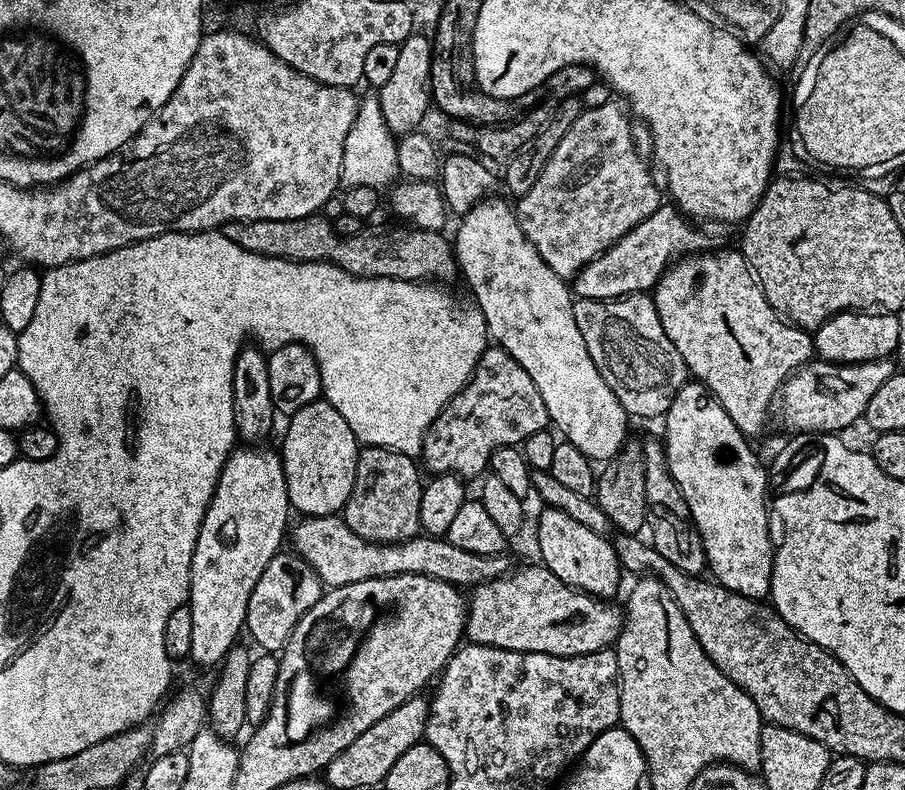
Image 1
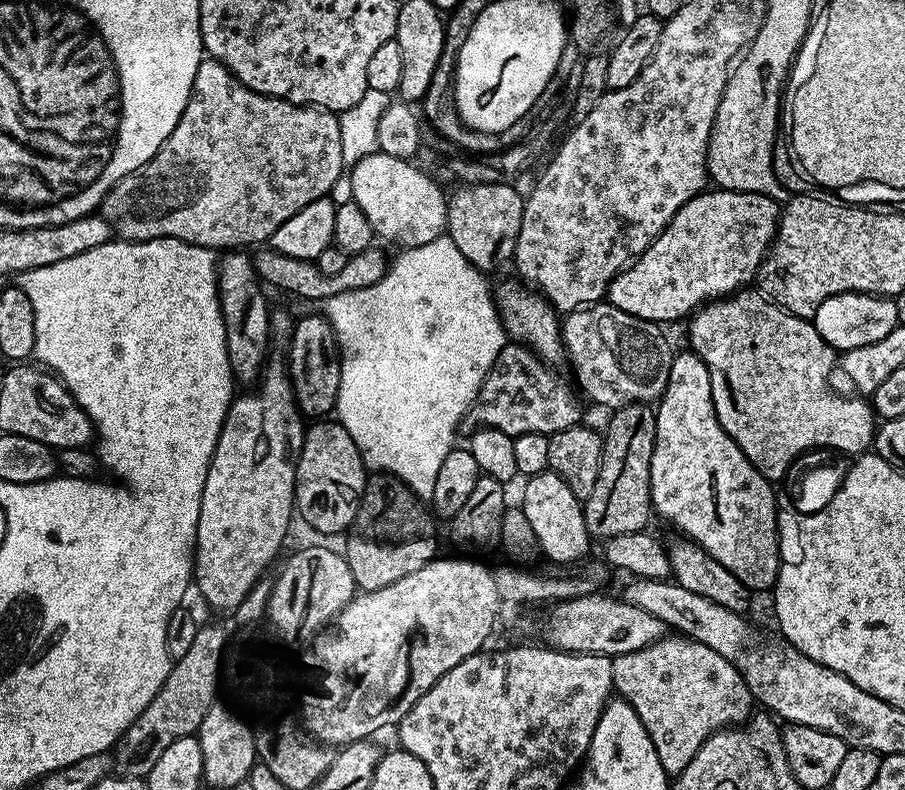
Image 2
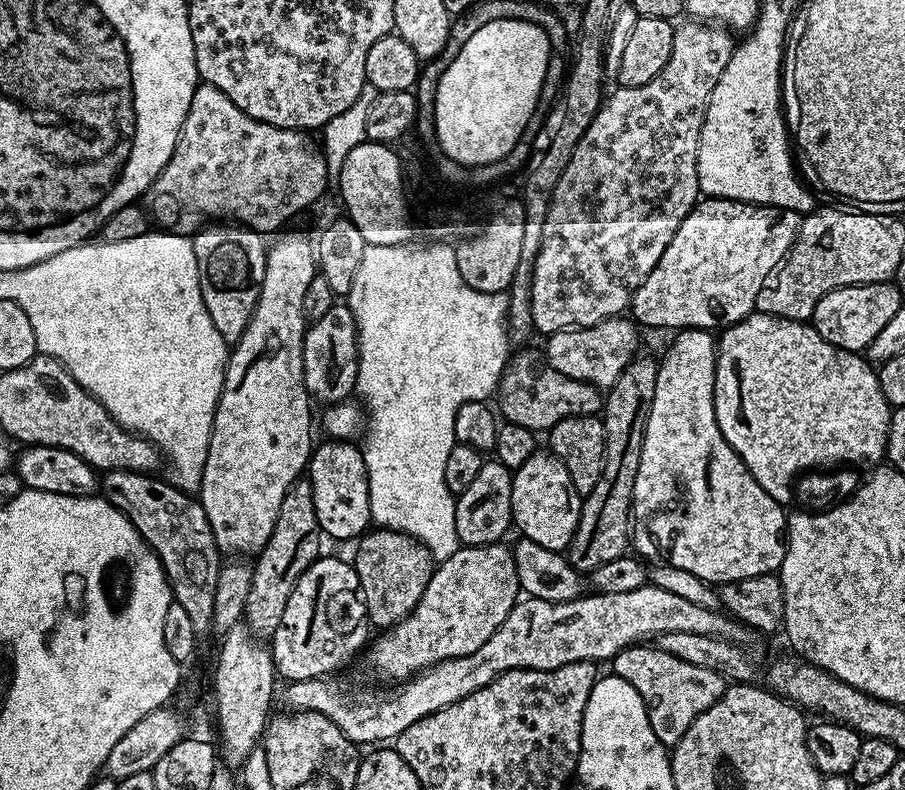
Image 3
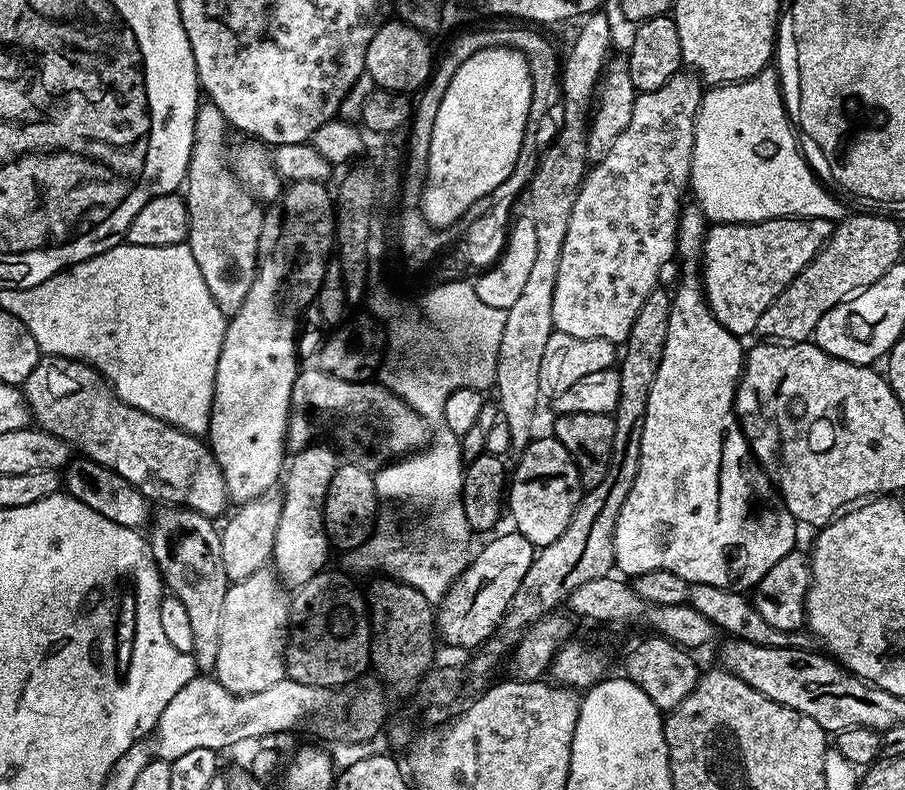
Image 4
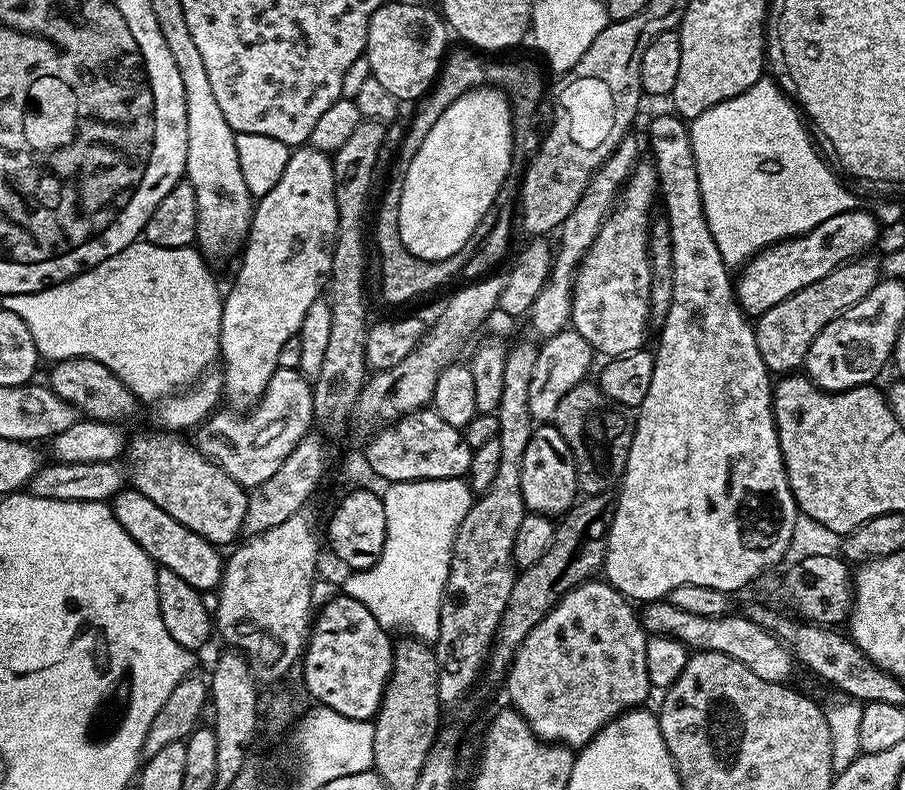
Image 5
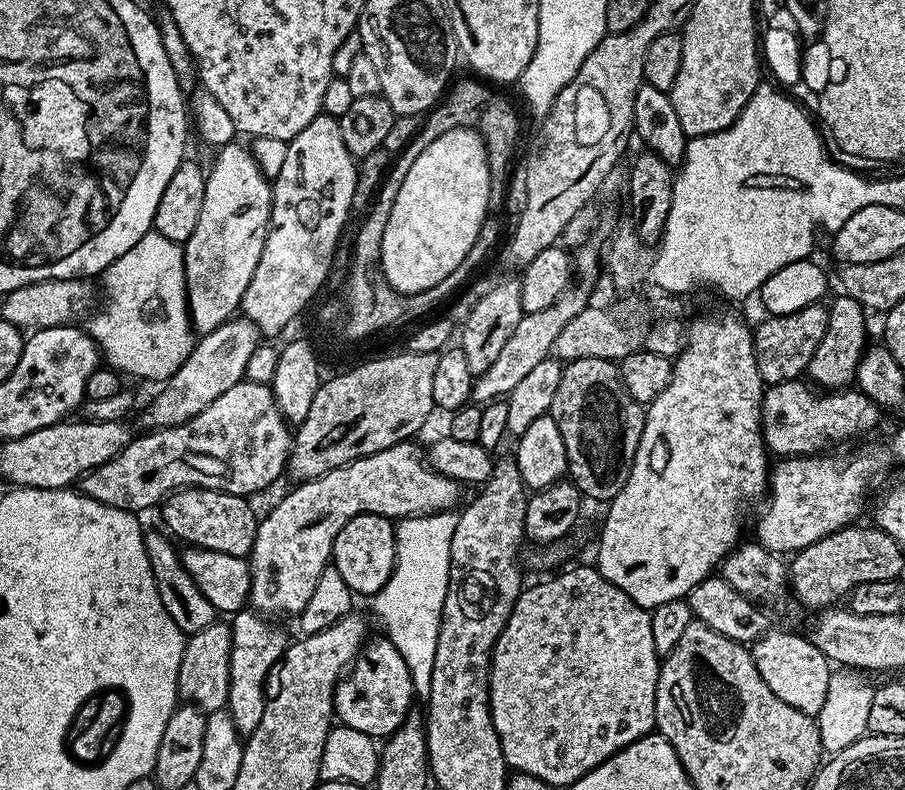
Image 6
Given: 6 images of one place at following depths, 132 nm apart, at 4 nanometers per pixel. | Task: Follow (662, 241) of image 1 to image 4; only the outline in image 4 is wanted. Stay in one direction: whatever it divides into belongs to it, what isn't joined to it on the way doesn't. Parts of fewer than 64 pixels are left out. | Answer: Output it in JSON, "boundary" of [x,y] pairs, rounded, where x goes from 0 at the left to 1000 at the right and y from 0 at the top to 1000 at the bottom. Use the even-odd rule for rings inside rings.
{"boundary":[[[865,273],[836,284],[787,284],[778,301],[776,363],[789,403],[811,424],[830,427],[846,387],[909,316],[920,287],[920,280],[898,273]]]}

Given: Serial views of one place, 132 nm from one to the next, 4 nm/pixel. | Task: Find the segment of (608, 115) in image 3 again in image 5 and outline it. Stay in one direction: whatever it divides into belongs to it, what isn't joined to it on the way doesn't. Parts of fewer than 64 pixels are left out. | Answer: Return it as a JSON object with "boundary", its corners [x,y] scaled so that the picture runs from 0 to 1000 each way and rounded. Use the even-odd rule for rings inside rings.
{"boundary":[[[707,205],[690,229],[681,257],[665,281],[656,306],[636,337],[632,357],[631,414],[667,453],[688,446],[706,446],[713,439],[712,419],[718,415],[718,332],[716,330],[716,285],[723,277],[720,262],[727,258],[725,215],[719,206]]]}

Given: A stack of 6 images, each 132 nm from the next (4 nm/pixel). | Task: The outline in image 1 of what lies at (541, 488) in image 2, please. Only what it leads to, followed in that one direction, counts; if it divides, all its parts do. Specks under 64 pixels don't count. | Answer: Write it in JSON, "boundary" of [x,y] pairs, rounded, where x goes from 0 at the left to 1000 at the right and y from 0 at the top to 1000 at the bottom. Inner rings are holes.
{"boundary":[[[608,642],[600,644],[597,659],[592,663],[592,689],[597,692],[600,718],[607,719],[611,727],[630,743],[640,749],[648,749],[660,757],[676,757],[685,744],[687,720],[685,708],[681,705],[677,685],[670,678],[656,676],[643,661],[634,661],[630,651]]]}

